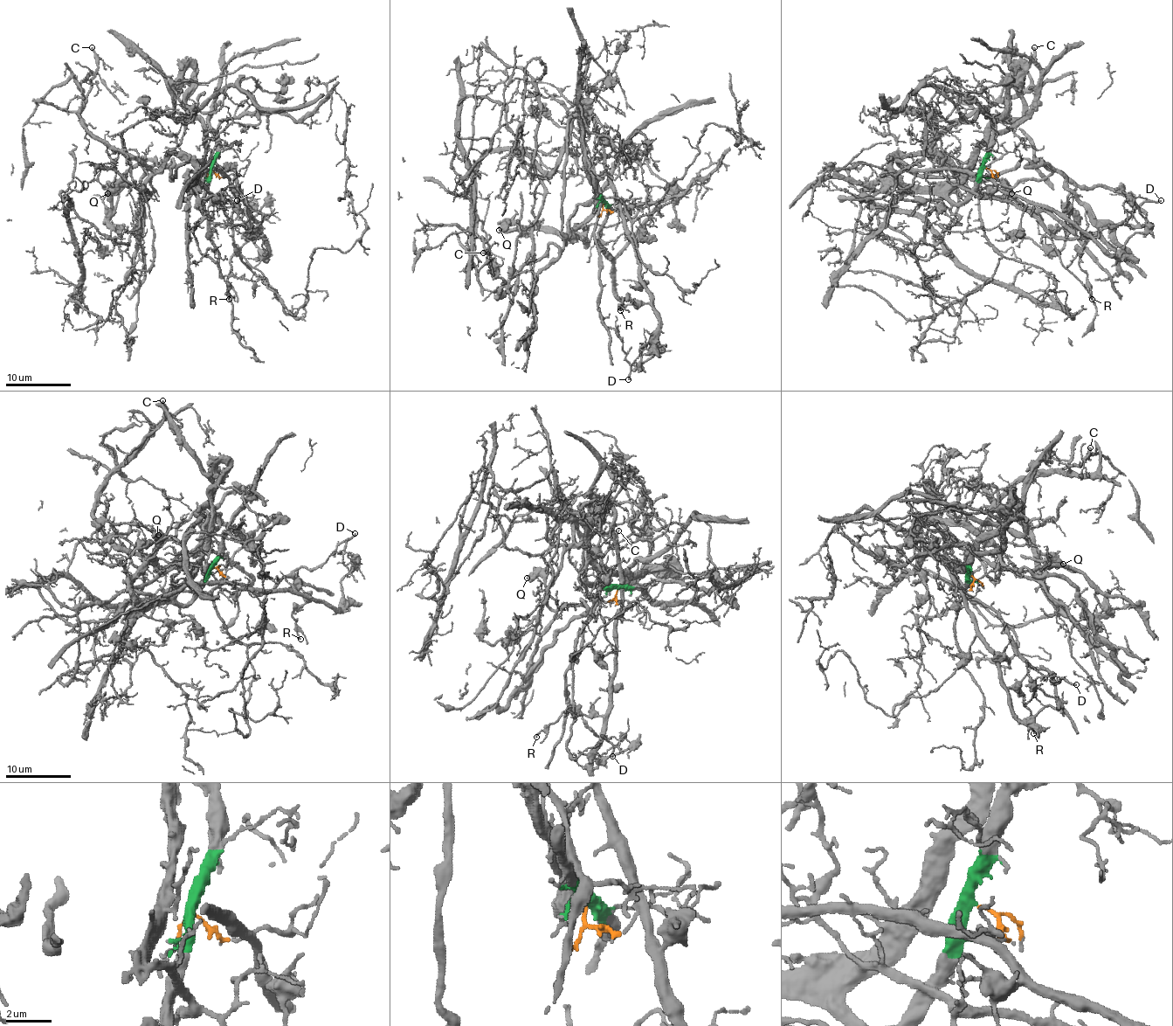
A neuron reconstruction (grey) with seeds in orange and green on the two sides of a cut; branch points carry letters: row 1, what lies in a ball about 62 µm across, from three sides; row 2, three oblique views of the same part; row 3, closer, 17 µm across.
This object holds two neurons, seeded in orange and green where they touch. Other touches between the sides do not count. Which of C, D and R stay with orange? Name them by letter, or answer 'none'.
R

